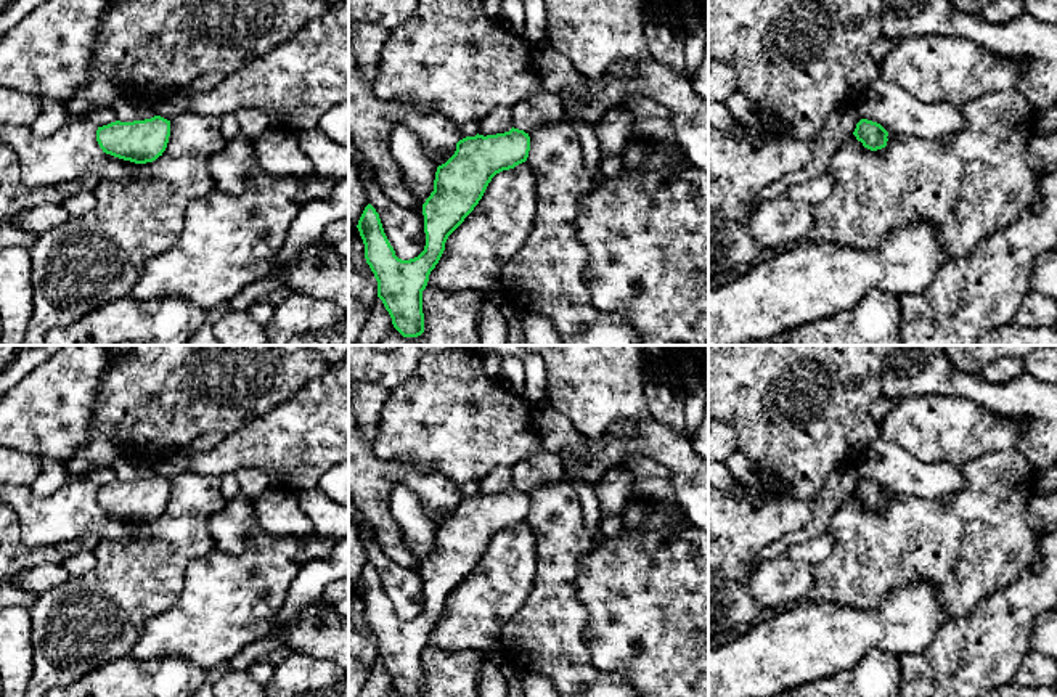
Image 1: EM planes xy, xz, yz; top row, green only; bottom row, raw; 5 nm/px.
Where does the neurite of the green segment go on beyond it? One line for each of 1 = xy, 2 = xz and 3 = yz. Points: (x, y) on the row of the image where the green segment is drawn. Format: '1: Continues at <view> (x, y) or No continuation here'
1: No continuation here
2: No continuation here
3: No continuation here

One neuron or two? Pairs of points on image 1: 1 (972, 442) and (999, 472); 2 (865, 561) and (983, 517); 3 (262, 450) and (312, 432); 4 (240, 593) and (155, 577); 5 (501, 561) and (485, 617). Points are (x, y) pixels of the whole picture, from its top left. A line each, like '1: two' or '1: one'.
1: two
2: one
3: one
4: two
5: one

